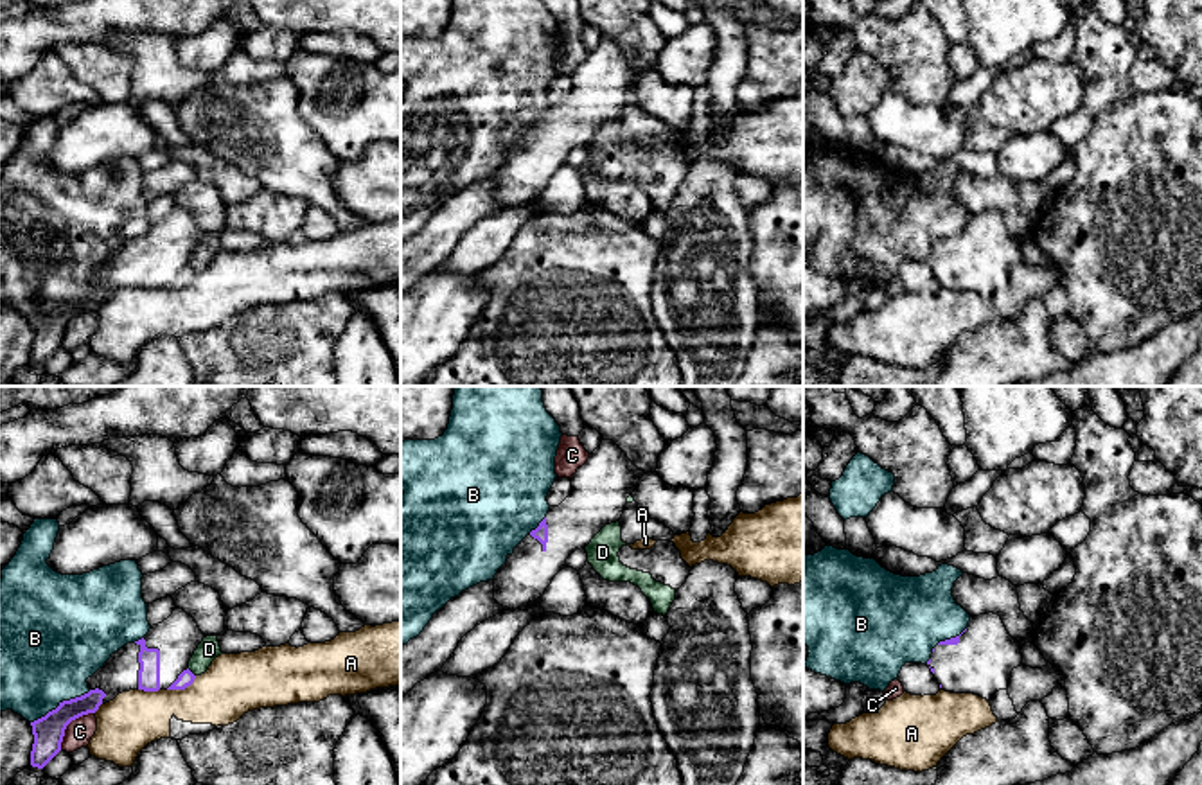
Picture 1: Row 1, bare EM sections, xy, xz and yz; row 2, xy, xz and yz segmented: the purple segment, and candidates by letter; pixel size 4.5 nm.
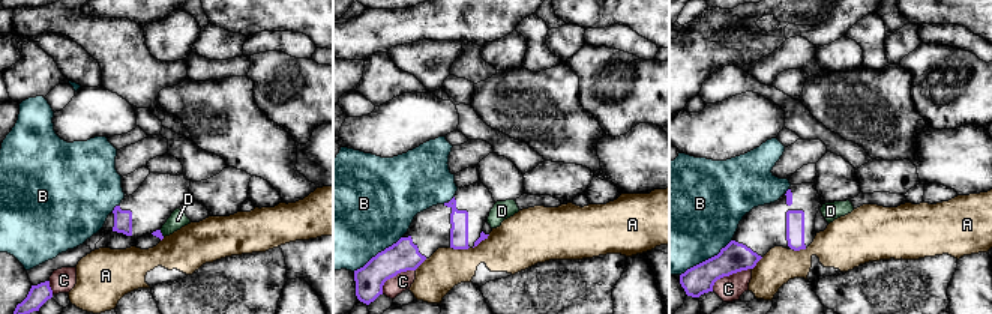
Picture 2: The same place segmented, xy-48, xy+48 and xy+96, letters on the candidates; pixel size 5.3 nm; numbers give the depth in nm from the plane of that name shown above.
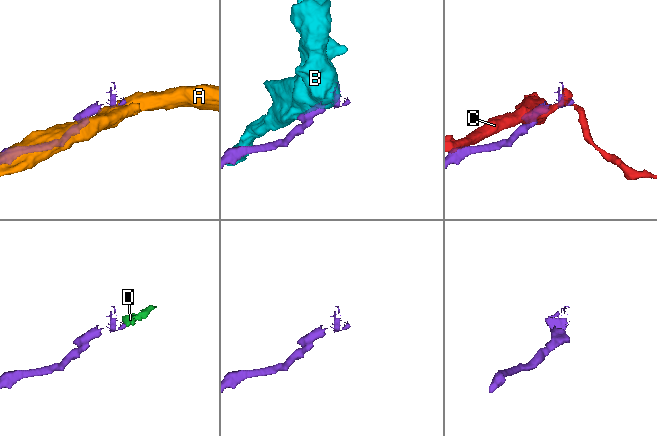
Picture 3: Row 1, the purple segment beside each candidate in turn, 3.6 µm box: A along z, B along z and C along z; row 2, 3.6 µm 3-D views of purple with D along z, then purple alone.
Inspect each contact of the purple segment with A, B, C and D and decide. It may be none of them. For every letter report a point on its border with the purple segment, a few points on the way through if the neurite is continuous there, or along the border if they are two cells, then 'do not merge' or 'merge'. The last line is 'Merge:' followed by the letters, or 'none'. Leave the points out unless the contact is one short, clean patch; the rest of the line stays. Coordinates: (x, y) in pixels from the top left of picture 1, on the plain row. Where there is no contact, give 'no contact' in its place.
A: meets purple in xy at (182, 286); do not merge
B: meets purple in xy at (60, 300); do not merge
C: meets purple in xy at (69, 320); do not merge
D: meets purple in xy at (191, 270); border along xy (187, 266), (194, 273); do not merge
Merge: none

